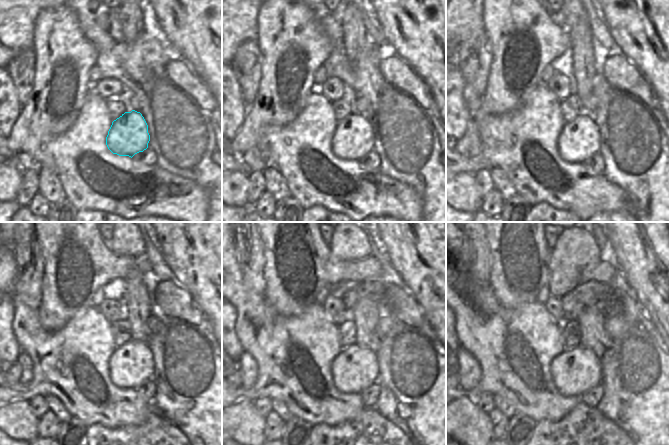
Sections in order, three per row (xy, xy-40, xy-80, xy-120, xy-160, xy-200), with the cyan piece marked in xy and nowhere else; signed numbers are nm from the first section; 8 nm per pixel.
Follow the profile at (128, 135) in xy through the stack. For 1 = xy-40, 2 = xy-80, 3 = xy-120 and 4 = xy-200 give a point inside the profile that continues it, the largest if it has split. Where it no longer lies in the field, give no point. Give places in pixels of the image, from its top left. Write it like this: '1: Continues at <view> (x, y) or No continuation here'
1: Continues at xy-40 (353, 138)
2: Continues at xy-80 (579, 139)
3: Continues at xy-120 (131, 365)
4: Continues at xy-200 (576, 370).

